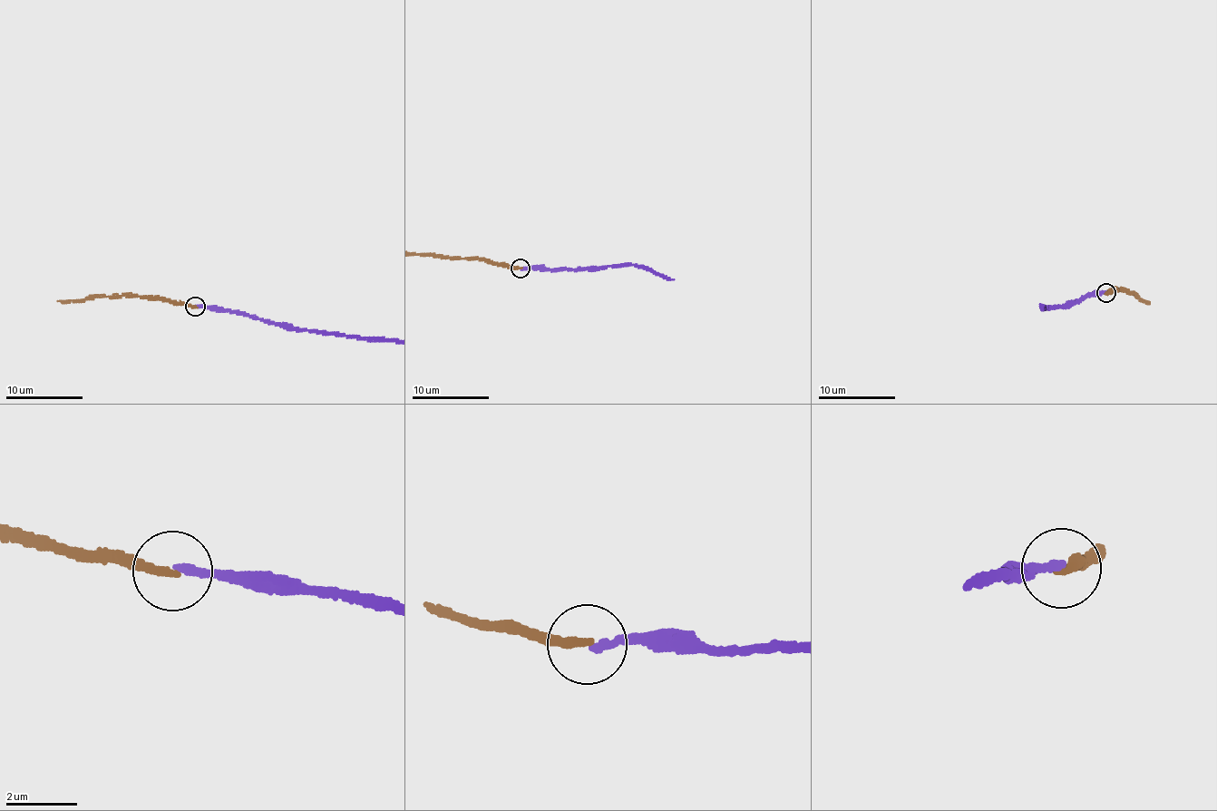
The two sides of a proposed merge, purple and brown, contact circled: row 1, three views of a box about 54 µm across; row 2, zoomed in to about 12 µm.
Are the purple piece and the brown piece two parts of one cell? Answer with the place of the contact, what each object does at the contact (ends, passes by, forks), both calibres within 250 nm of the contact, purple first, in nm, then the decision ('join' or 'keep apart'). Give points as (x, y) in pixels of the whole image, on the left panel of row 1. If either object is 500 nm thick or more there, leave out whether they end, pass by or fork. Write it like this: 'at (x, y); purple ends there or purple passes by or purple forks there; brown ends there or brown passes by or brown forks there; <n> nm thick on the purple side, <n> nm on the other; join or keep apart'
at (195, 306); purple ends there; brown ends there; 240 nm thick on the purple side, 240 nm on the other; keep apart

